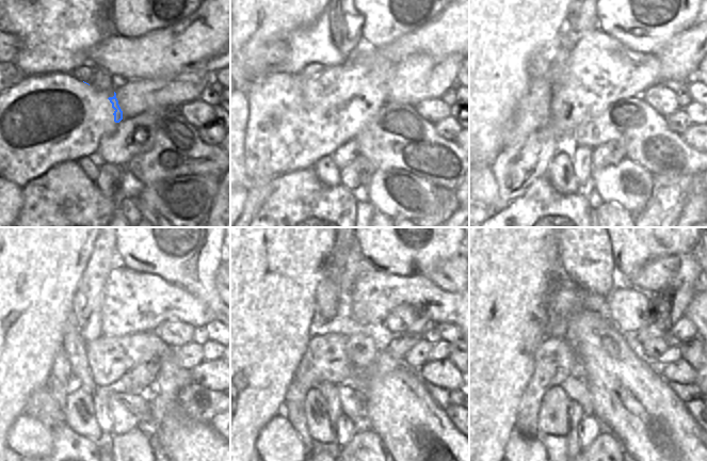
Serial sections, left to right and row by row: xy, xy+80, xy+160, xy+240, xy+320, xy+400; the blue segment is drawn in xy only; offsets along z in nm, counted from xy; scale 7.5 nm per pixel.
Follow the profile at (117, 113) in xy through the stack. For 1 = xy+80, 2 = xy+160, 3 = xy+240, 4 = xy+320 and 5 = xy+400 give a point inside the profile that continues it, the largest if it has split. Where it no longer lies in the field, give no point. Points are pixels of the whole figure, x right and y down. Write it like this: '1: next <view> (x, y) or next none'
1: next xy+80 (366, 74)
2: next xy+160 (599, 66)
3: next xy+240 (132, 302)
4: next xy+320 (374, 295)
5: next xy+400 (686, 314)

